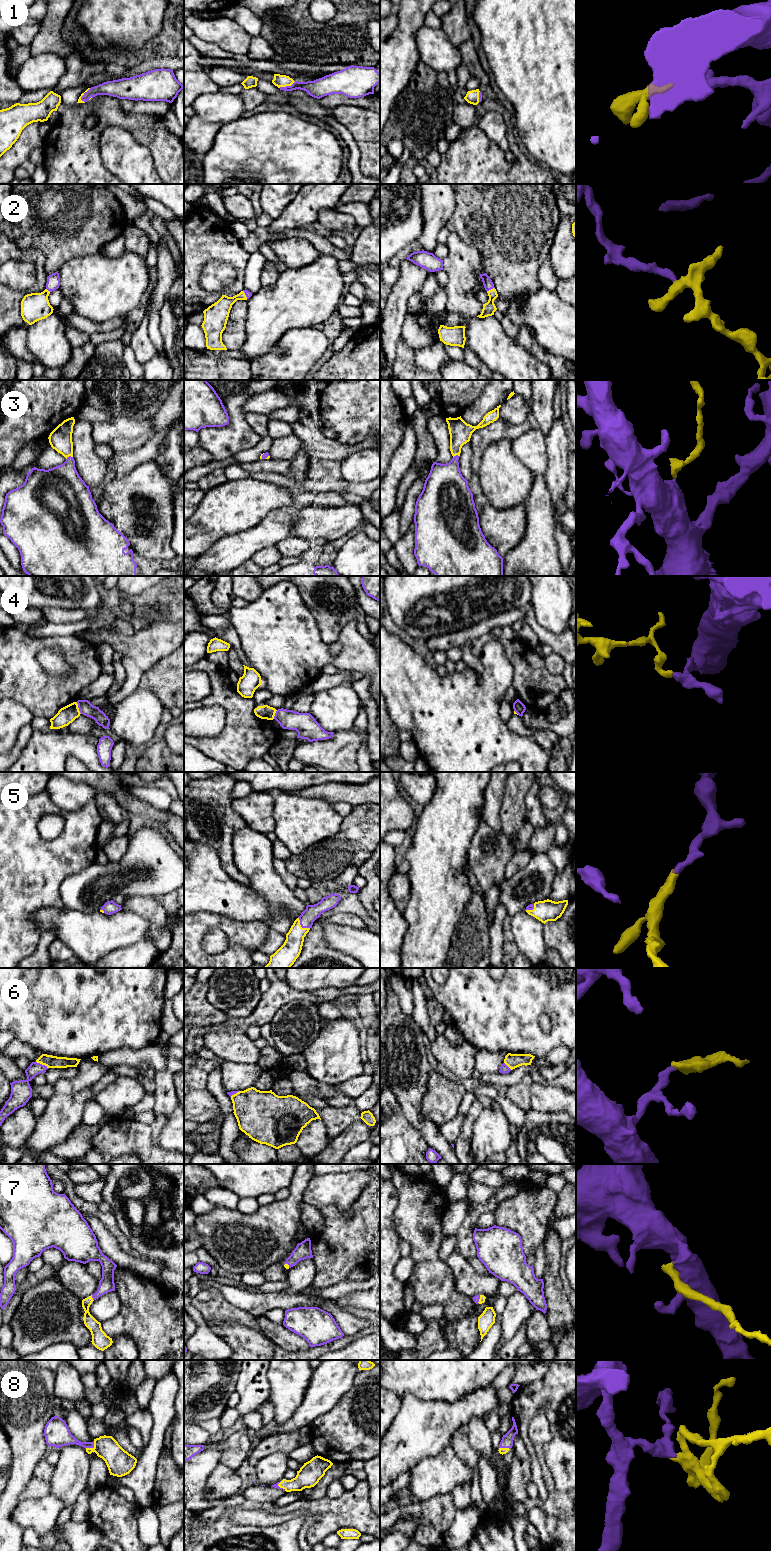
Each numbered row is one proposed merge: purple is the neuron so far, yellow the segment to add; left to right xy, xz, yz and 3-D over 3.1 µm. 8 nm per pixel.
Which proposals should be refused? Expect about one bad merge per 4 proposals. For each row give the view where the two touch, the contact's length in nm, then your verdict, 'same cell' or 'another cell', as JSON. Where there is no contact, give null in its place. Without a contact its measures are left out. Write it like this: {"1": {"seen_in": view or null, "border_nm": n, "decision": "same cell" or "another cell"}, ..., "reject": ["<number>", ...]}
{"1": {"seen_in": "xz", "border_nm": 140, "decision": "same cell"}, "2": {"seen_in": "yz", "border_nm": 70, "decision": "same cell"}, "3": {"seen_in": "xy", "border_nm": 60, "decision": "same cell"}, "4": {"seen_in": "xy", "border_nm": 100, "decision": "another cell"}, "5": {"seen_in": "xz", "border_nm": 130, "decision": "same cell"}, "6": {"seen_in": "xy", "border_nm": 110, "decision": "same cell"}, "7": {"seen_in": "xy", "border_nm": 50, "decision": "same cell"}, "8": {"seen_in": "xy", "border_nm": 100, "decision": "same cell"}, "reject": ["4"]}

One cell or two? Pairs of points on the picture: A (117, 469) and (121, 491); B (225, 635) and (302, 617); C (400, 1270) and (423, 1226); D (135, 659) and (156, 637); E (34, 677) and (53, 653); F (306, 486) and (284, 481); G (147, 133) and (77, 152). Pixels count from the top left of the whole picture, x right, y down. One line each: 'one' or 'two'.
A: two
B: two
C: two
D: one
E: two
F: one
G: one

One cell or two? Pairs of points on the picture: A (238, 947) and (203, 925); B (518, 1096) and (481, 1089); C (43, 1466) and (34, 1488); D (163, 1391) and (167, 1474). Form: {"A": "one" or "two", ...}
{"A": "one", "B": "two", "C": "one", "D": "two"}

